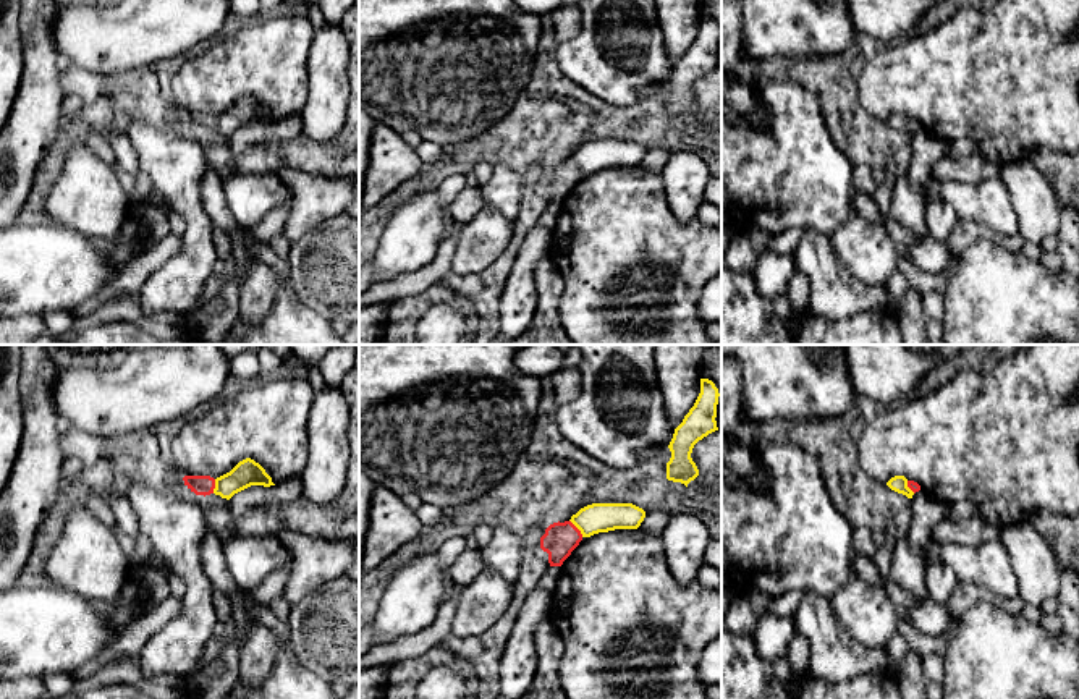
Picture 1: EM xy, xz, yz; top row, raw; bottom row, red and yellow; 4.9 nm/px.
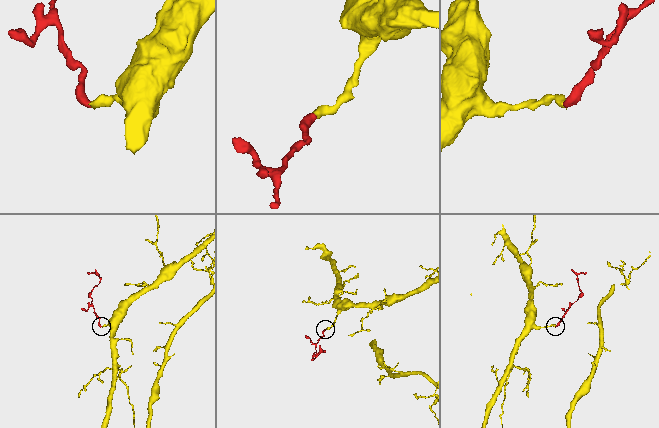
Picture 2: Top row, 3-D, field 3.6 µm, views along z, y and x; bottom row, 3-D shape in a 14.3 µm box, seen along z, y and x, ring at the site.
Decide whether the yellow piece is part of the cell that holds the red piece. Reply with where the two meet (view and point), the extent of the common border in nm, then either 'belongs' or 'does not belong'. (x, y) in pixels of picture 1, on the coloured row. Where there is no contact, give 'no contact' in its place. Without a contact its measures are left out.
xz (576, 528) | 110 nm | belongs

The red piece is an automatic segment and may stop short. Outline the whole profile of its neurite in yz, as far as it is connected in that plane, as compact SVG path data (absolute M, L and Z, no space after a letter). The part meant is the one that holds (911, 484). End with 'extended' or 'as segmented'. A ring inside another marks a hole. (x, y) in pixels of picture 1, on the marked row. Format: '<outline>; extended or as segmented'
M895 476L895 477L891 477L886 482L886 485L891 490L906 495L908 498L912 498L912 495L920 490L920 485L917 482L908 481L904 476Z; extended

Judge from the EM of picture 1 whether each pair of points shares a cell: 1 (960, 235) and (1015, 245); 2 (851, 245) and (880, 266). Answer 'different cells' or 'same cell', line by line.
1: same cell
2: same cell

